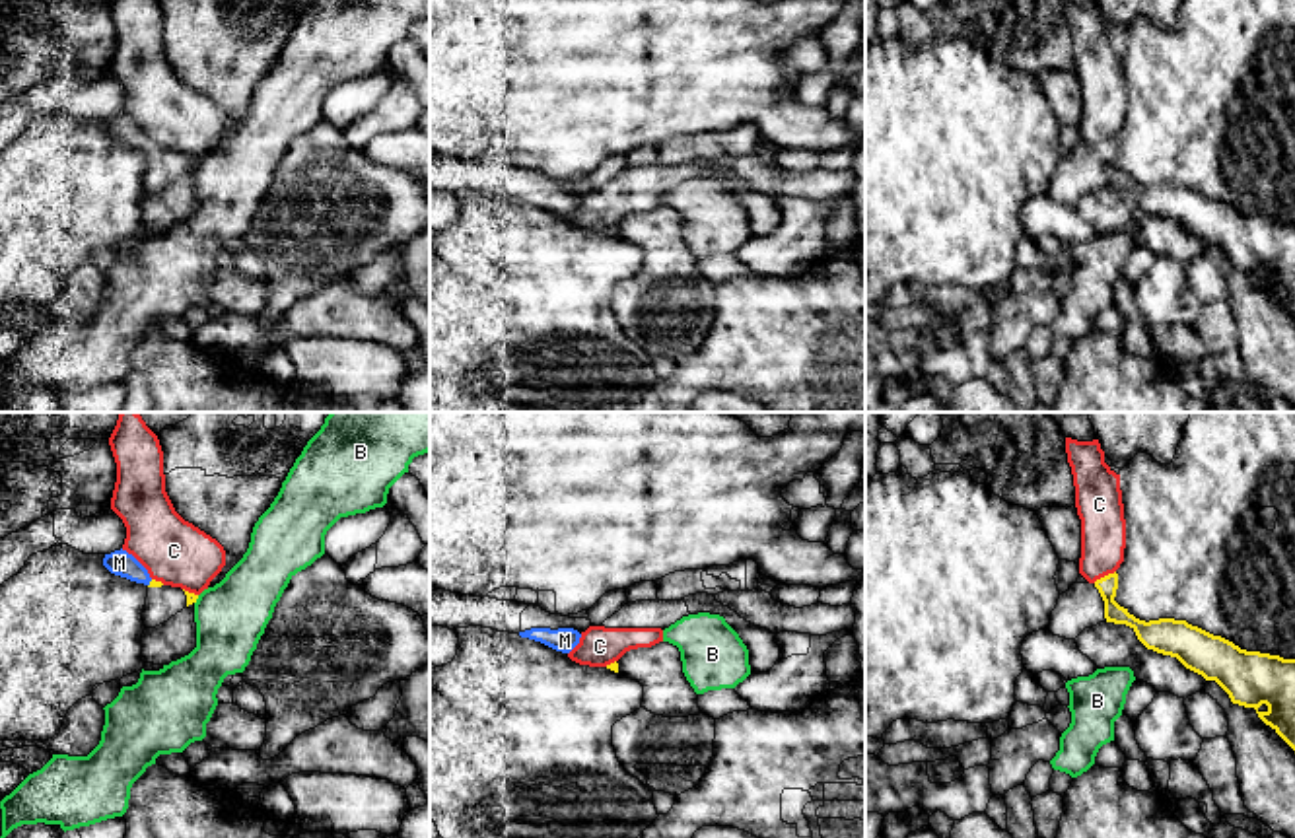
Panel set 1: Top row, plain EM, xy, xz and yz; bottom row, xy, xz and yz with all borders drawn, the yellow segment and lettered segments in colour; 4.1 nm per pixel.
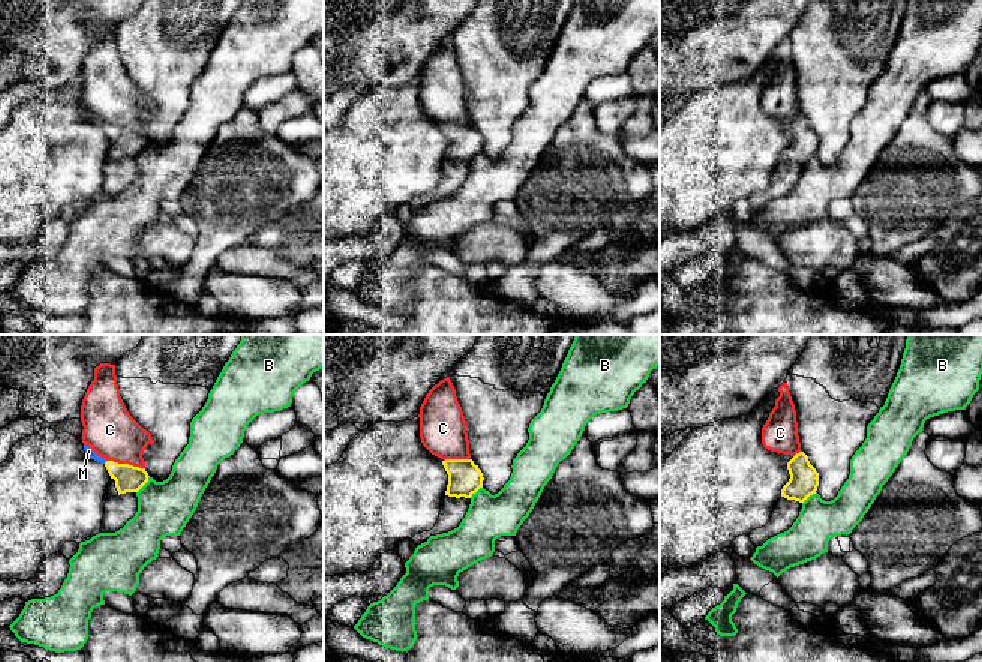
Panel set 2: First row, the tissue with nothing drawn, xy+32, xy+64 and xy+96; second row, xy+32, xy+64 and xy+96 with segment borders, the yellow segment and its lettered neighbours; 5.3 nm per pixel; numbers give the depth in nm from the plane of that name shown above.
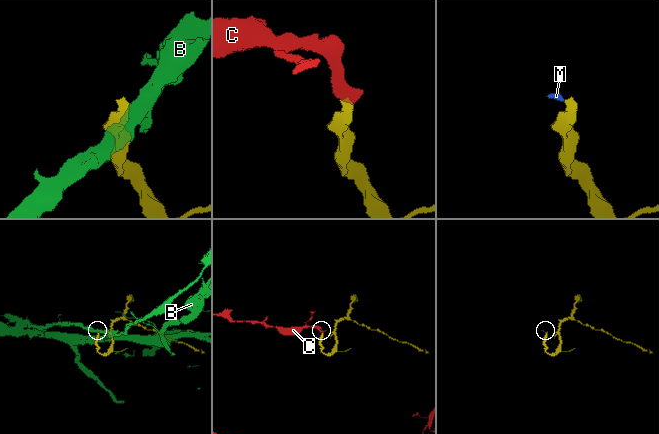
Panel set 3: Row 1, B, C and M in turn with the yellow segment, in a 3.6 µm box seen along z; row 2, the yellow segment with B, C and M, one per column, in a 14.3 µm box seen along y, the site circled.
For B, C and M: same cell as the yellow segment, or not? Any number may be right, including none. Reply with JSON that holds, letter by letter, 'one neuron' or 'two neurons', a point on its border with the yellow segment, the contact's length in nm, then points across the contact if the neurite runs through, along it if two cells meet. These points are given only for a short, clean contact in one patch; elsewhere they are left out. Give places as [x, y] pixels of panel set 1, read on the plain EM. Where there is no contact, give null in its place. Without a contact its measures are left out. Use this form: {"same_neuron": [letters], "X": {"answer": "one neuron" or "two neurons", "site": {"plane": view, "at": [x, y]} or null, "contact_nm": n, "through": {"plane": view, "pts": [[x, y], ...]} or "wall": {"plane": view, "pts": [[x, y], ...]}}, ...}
{"same_neuron": ["M"], "B": {"answer": "two neurons", "site": {"plane": "xy", "at": [197, 162]}, "contact_nm": 40}, "C": {"answer": "two neurons", "site": {"plane": "yz", "at": [1105, 140]}, "contact_nm": 110, "wall": {"plane": "yz", "pts": [[1115, 135], [1093, 146]]}}, "M": {"answer": "one neuron", "site": {"plane": "xy", "at": [150, 148]}, "contact_nm": 40, "through": {"plane": "xy", "pts": [[152, 148], [150, 148], [119, 127]]}}}

